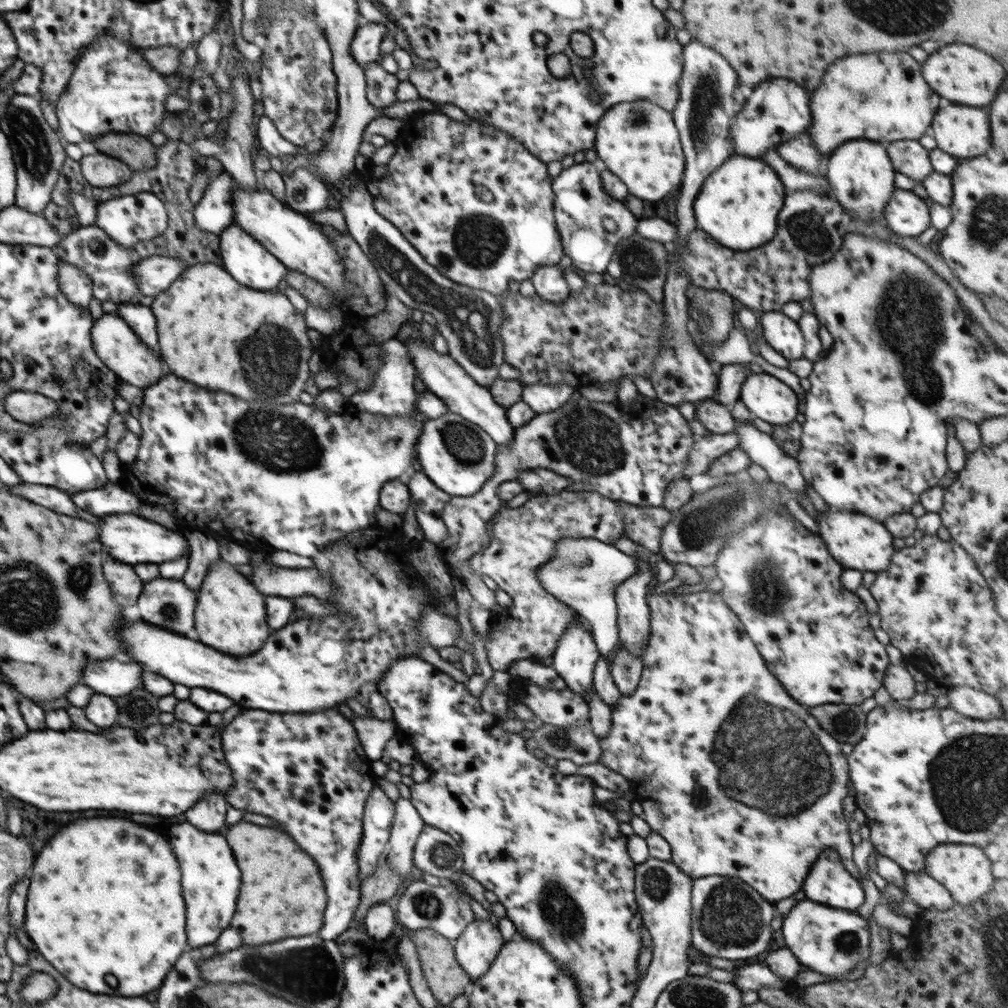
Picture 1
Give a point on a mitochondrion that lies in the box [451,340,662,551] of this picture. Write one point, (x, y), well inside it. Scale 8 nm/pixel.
(589, 438)

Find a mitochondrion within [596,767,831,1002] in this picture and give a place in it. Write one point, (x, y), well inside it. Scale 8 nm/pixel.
(731, 917)

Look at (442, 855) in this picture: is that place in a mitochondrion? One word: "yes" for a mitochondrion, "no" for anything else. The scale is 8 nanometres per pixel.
yes

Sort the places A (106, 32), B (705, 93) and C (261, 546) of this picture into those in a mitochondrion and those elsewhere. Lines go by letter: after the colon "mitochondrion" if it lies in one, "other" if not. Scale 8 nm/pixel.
A: other
B: mitochondrion
C: other

